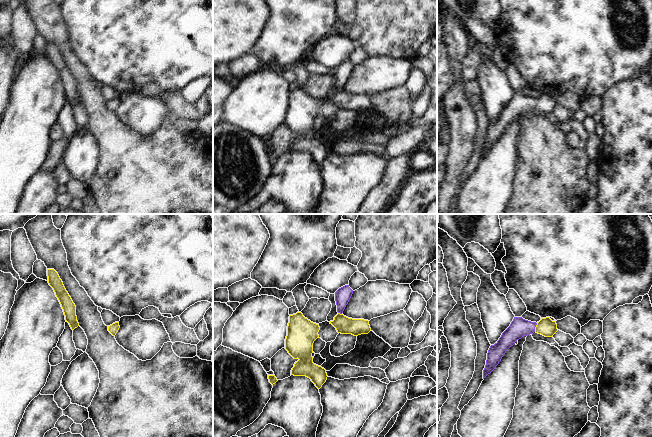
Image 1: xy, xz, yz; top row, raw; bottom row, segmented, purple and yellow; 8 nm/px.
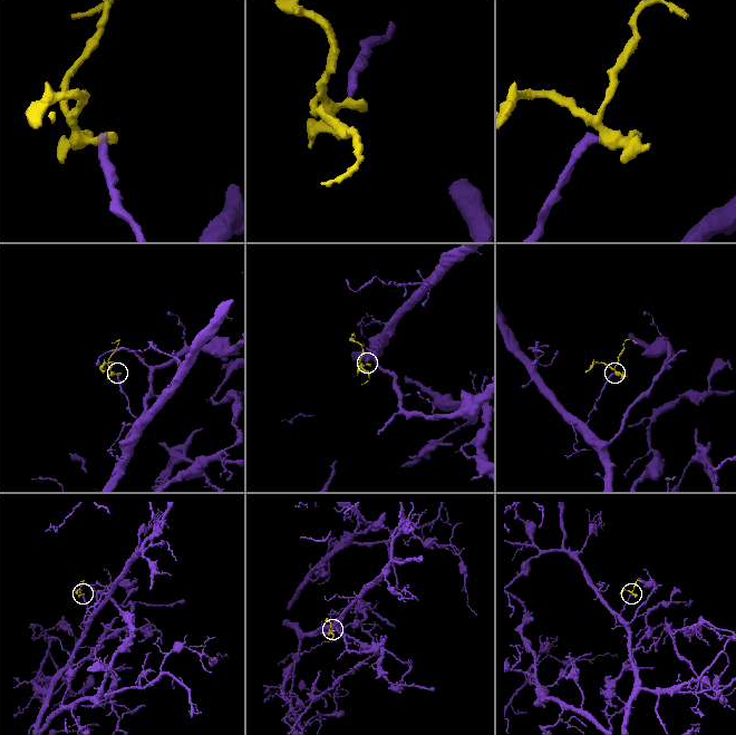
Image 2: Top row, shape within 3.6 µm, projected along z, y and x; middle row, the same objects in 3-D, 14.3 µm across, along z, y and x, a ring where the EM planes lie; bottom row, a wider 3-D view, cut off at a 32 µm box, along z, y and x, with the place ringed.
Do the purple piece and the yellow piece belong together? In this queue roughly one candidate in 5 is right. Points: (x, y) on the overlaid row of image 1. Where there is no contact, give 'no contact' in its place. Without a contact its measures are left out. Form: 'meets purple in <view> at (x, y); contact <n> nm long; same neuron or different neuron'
meets purple in yz at (535, 326); contact 80 nm long; same neuron

